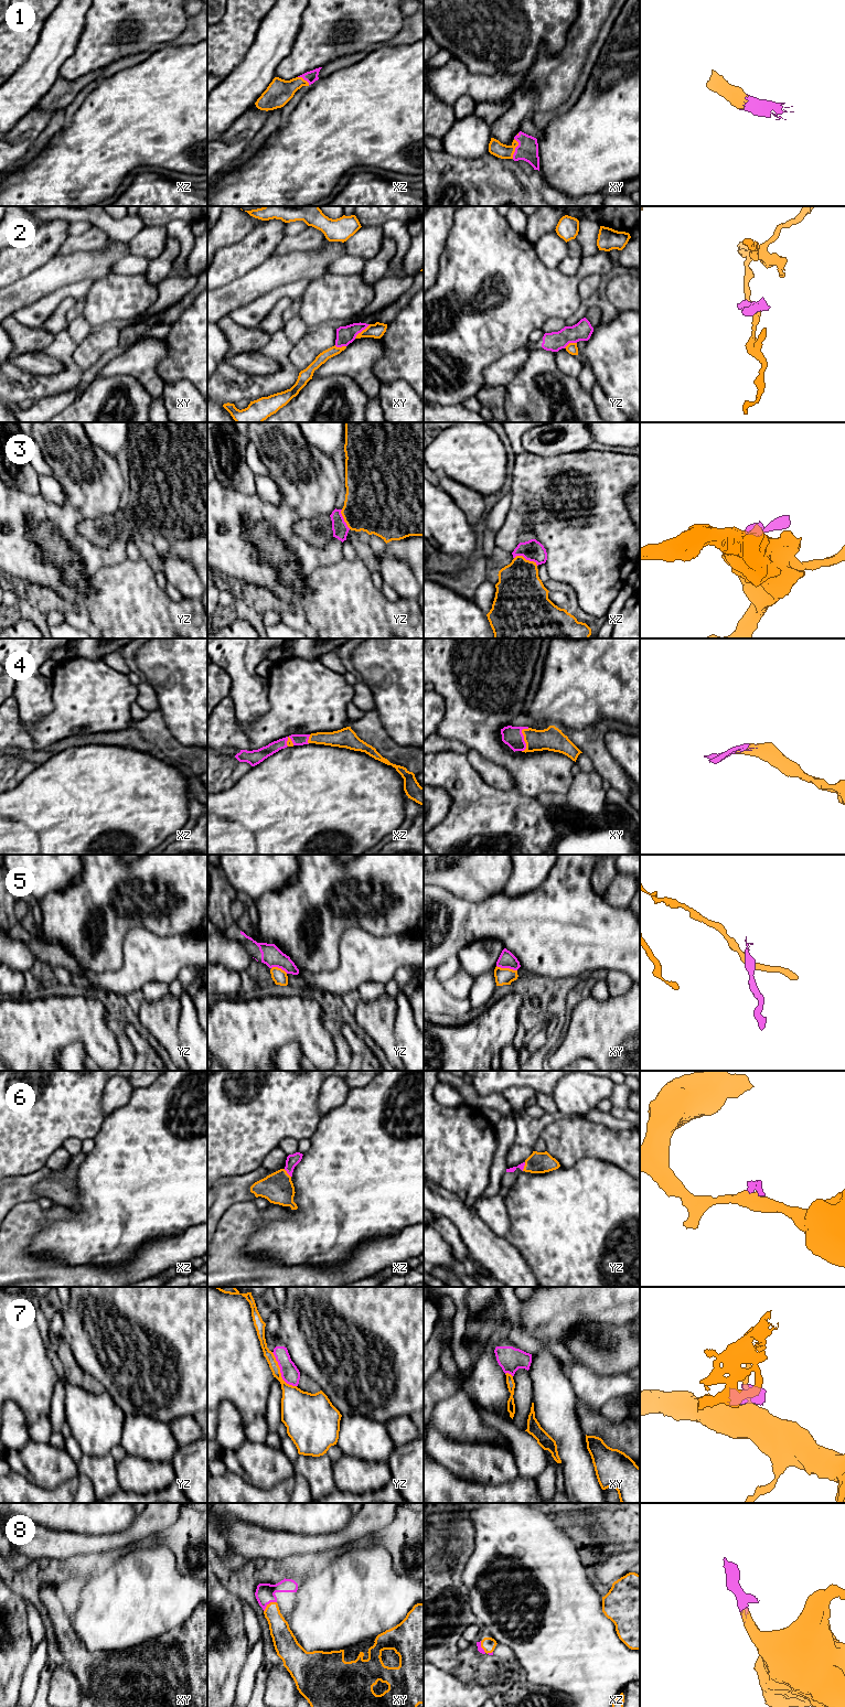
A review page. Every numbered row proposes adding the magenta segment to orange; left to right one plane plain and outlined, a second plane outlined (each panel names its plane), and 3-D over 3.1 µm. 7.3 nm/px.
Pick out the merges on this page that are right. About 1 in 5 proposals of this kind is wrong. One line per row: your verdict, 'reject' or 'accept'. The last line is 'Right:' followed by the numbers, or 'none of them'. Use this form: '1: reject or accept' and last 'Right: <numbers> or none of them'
1: accept
2: reject
3: accept
4: accept
5: reject
6: accept
7: reject
8: accept
Right: 1, 3, 4, 6, 8

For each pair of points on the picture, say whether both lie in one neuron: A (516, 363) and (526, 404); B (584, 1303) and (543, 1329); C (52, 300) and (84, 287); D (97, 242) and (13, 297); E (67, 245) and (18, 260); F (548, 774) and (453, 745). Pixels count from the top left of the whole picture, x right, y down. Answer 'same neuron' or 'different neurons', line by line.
A: different neurons
B: same neuron
C: same neuron
D: different neurons
E: different neurons
F: different neurons

